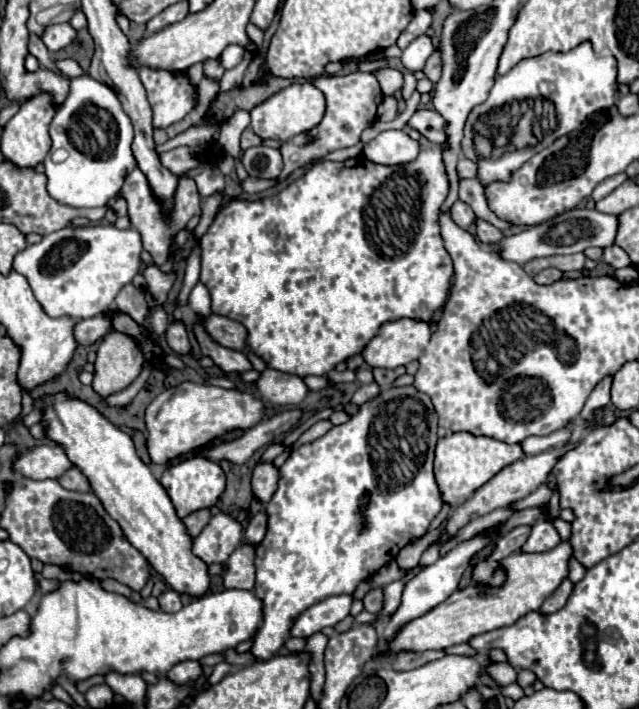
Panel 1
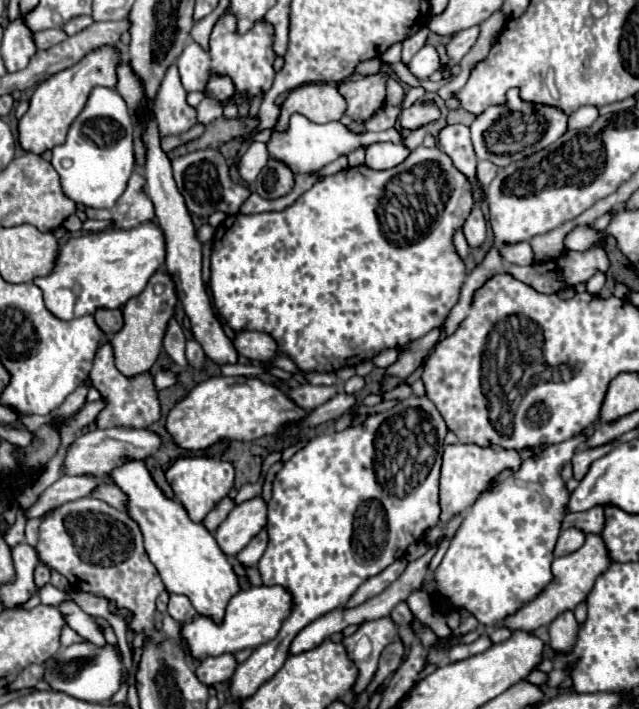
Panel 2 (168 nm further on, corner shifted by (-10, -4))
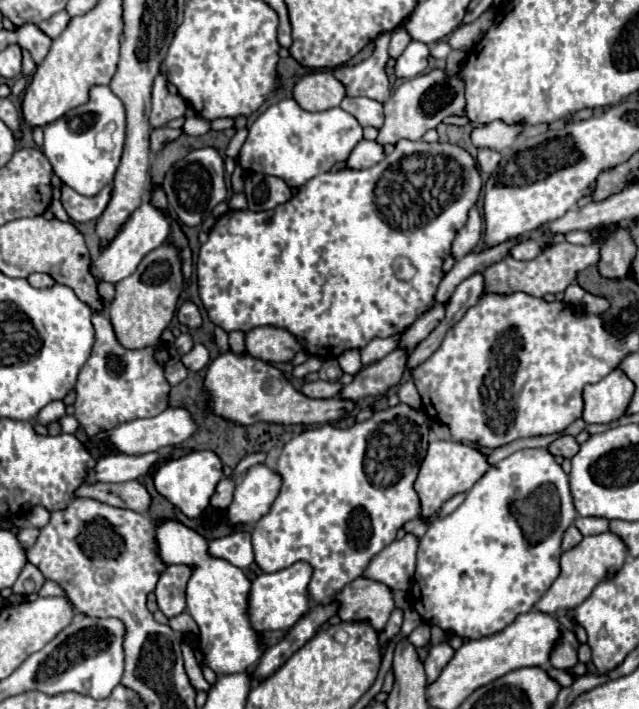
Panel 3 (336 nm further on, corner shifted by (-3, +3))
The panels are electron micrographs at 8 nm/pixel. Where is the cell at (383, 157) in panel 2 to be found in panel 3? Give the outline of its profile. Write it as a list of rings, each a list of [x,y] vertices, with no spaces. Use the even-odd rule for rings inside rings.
[[[362,139],[354,151],[350,153],[346,165],[352,167],[352,169],[368,169],[376,163],[380,163],[384,159],[384,147],[378,143],[378,141],[366,141]]]

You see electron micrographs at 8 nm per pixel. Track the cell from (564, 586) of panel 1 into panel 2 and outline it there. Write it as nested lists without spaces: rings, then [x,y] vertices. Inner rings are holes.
[[[563,612],[557,620],[551,622],[549,626],[549,646],[555,654],[569,654],[575,646],[575,638],[579,632],[579,624],[573,616],[573,612]]]

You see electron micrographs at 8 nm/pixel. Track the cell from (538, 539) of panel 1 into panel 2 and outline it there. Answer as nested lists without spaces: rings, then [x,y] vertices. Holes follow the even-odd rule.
[[[569,528],[569,530],[563,530],[559,540],[557,540],[557,546],[555,546],[555,556],[567,556],[575,550],[579,550],[585,542],[585,534],[579,532],[577,528]]]

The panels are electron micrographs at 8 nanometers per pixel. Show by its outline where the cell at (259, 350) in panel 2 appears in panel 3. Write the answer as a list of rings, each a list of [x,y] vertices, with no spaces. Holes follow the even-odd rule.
[[[254,327],[246,333],[246,351],[268,363],[290,361],[300,349],[296,337],[278,327]]]

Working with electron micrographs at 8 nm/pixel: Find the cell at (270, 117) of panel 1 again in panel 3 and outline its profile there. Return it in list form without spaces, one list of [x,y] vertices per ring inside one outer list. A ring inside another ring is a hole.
[[[314,71],[294,85],[292,97],[304,111],[326,111],[338,107],[346,93],[332,71]]]

